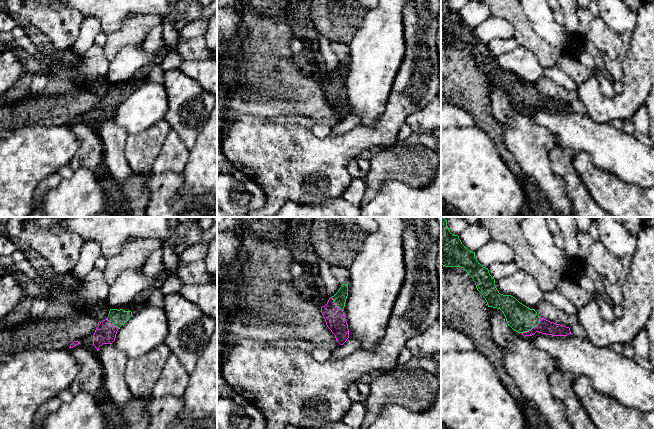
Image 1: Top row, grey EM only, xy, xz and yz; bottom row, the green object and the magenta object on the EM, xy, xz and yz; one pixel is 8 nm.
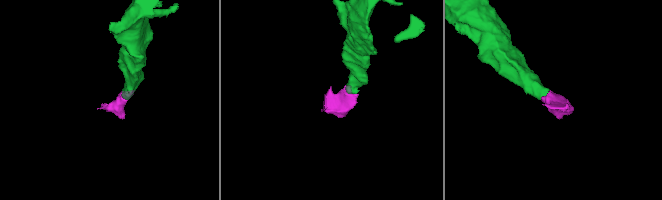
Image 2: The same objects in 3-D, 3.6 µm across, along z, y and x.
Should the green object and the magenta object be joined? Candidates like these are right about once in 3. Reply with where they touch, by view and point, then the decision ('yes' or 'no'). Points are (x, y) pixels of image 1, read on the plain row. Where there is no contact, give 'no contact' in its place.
meets green in yz at (533, 102); yes

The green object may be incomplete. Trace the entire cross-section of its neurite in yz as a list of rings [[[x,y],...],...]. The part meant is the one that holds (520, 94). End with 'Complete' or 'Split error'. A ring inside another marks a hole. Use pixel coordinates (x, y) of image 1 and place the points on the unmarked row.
[[[441,0],[441,41],[463,44],[472,53],[488,83],[500,85],[508,102],[524,113],[536,108],[552,112],[571,110],[569,103],[542,94],[535,85],[528,84],[511,71],[500,70],[488,44],[477,37],[475,28],[468,26],[459,12],[450,8],[447,0]]]. Split error

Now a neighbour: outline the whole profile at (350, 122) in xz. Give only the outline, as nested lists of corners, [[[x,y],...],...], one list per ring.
[[[348,114],[347,117],[341,121],[338,125],[331,129],[331,136],[337,136],[344,134],[355,127],[359,126],[361,118],[357,115]]]

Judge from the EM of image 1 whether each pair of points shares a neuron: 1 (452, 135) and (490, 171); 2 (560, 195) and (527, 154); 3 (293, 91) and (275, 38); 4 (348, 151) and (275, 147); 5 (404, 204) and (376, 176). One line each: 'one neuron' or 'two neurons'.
1: one neuron
2: one neuron
3: one neuron
4: one neuron
5: two neurons

